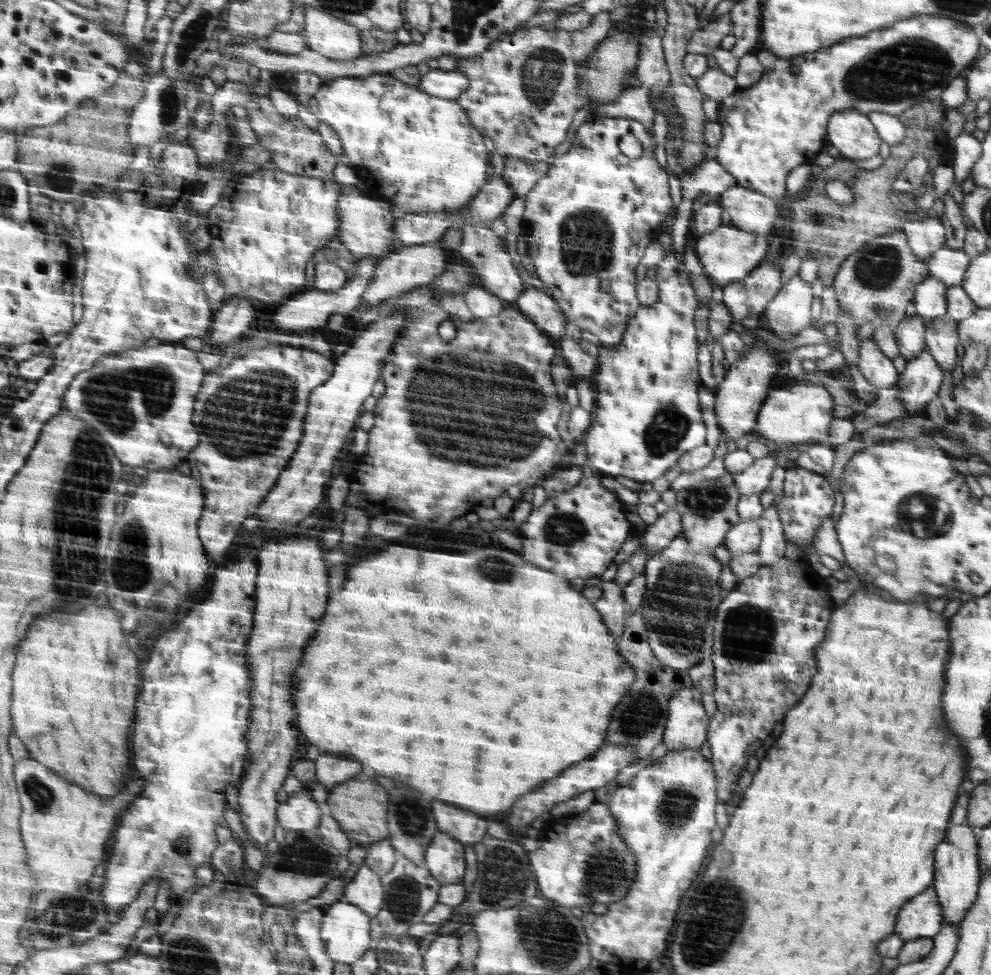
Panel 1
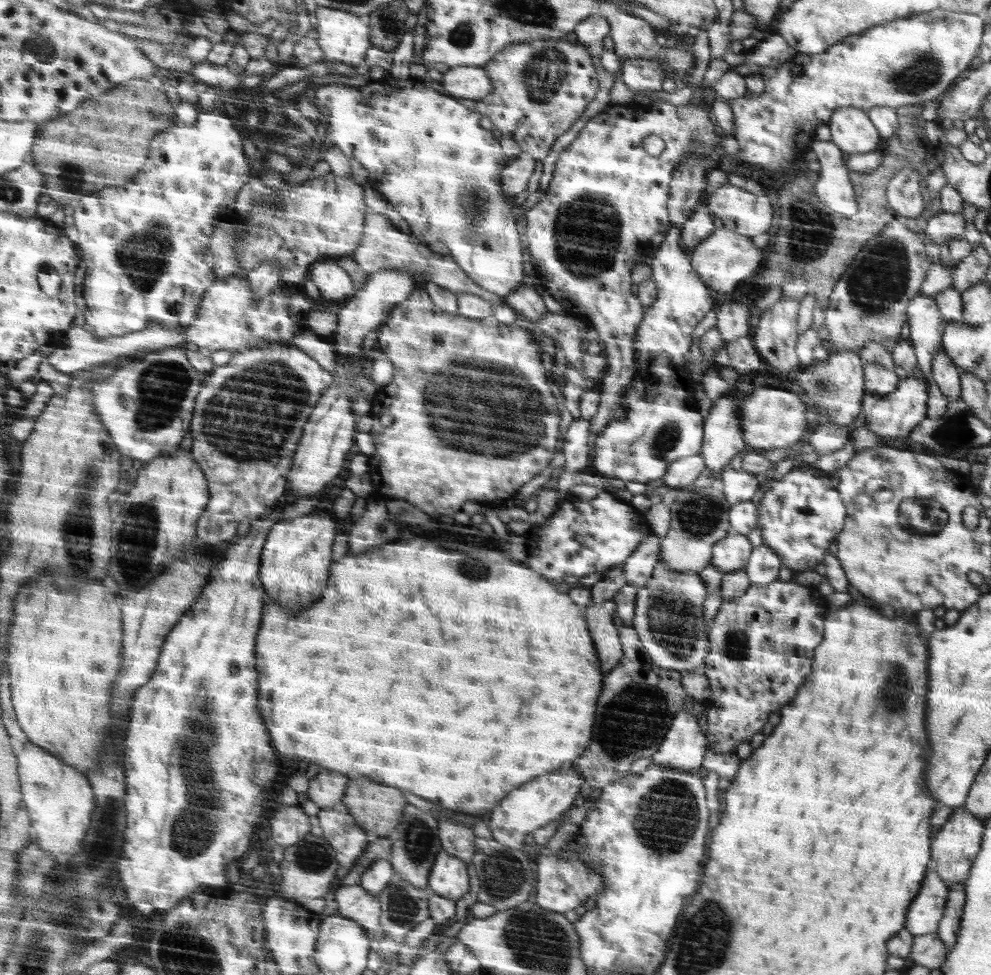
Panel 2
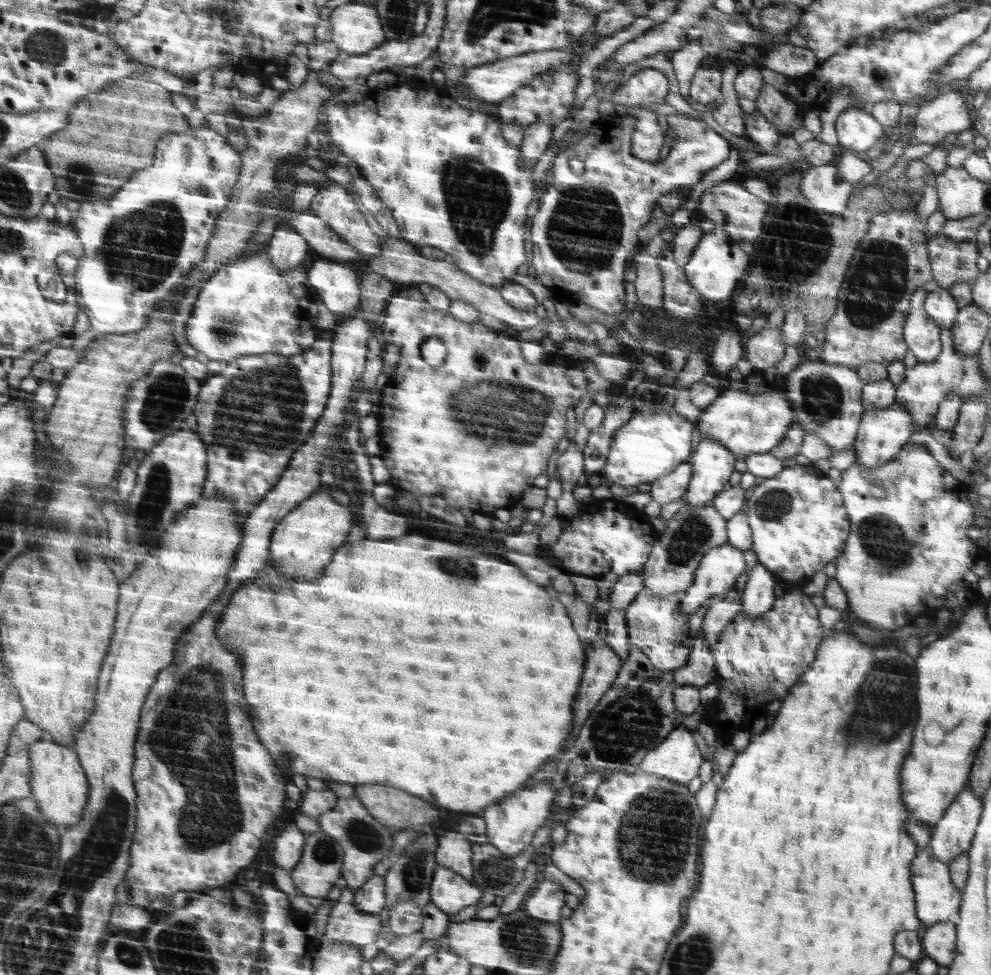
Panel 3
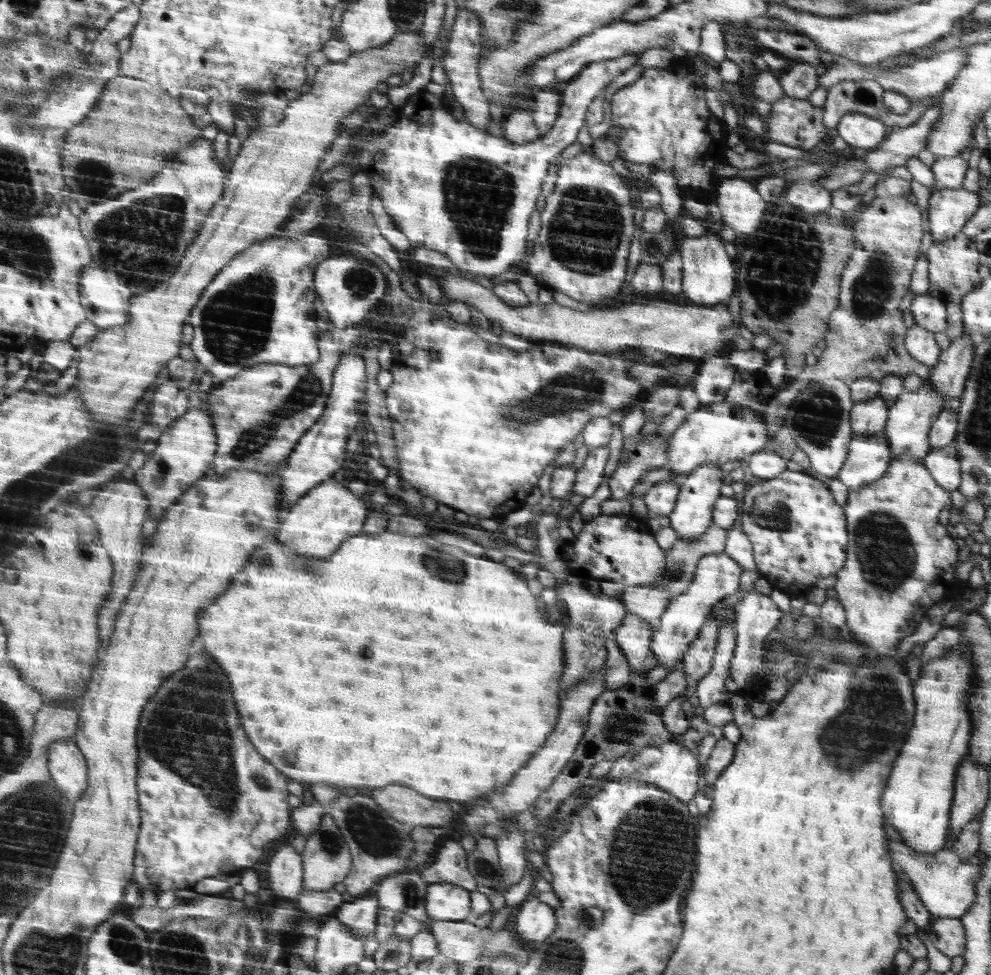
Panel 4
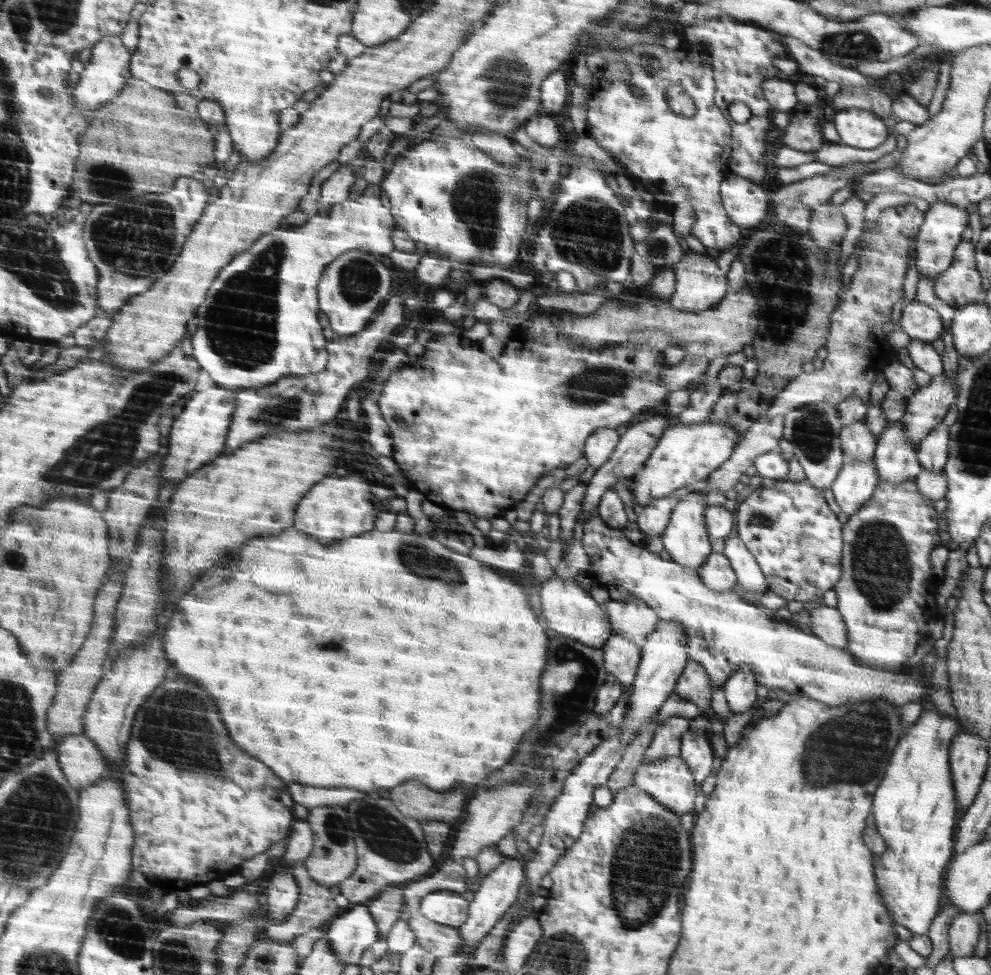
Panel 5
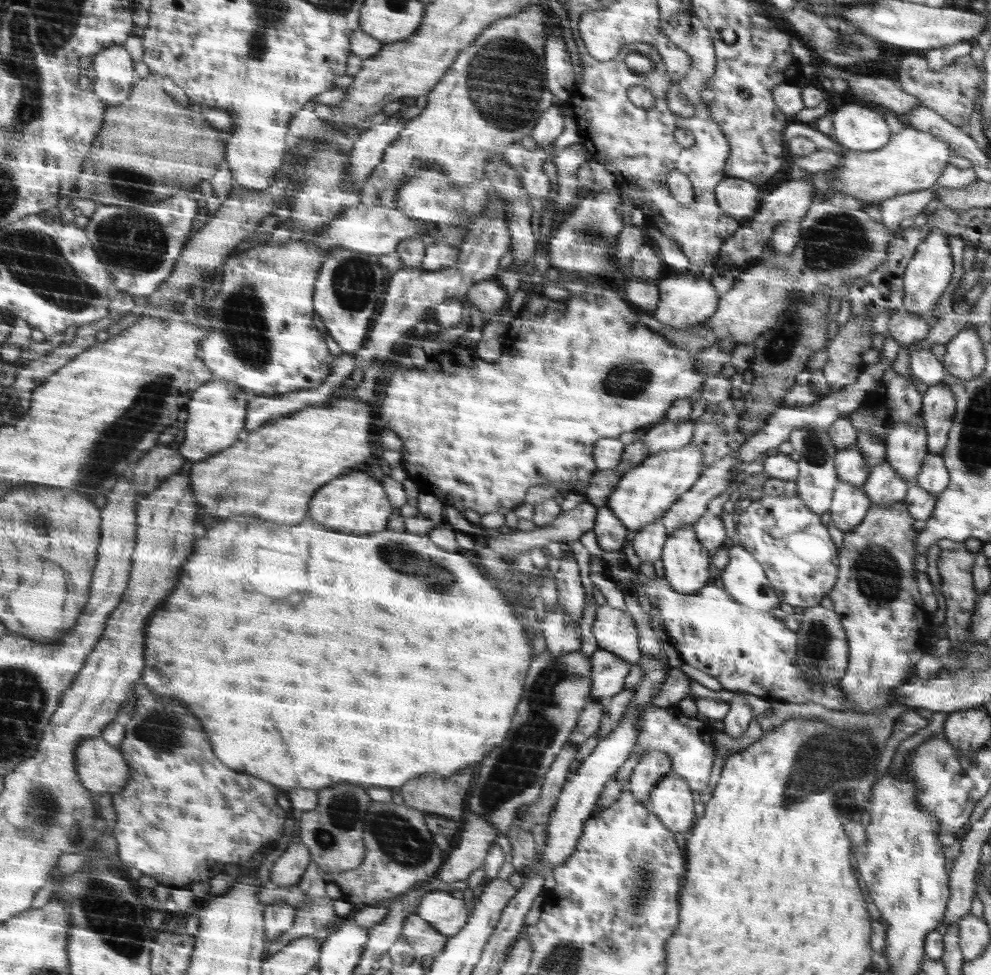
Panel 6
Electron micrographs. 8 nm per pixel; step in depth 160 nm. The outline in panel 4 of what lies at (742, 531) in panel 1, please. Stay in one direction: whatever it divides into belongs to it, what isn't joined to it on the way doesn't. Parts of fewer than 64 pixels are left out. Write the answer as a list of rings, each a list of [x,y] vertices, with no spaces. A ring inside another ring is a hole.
[[[724,551],[706,555],[700,560],[696,576],[689,584],[689,591],[672,600],[660,619],[660,626],[655,630],[650,647],[657,654],[659,666],[669,667],[668,671],[670,668],[675,671],[681,666],[680,661],[683,661],[685,652],[700,635],[714,606],[722,602],[724,597],[739,591],[740,574],[742,574],[741,565]]]

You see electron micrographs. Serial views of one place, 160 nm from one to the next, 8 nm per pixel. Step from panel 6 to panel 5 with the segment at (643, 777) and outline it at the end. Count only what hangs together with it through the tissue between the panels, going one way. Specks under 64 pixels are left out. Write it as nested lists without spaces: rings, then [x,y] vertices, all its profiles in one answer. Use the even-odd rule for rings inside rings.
[[[674,715],[666,719],[655,732],[651,744],[643,754],[643,760],[679,756],[680,740],[682,740],[683,734],[689,731],[690,725],[690,720],[684,717]]]

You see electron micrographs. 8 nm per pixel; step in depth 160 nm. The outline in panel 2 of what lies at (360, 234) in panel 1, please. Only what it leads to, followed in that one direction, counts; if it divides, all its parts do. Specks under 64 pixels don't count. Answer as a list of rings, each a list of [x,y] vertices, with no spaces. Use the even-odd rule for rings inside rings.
[[[371,208],[365,214],[365,228],[360,246],[354,252],[353,259],[367,273],[380,272],[381,270],[399,270],[400,272],[412,272],[420,280],[436,284],[448,289],[454,294],[468,292],[481,296],[493,307],[498,304],[505,304],[505,299],[493,292],[488,292],[474,281],[460,265],[449,255],[438,255],[433,253],[428,245],[417,240],[411,233],[402,232],[402,229],[395,227],[388,216],[376,213]]]

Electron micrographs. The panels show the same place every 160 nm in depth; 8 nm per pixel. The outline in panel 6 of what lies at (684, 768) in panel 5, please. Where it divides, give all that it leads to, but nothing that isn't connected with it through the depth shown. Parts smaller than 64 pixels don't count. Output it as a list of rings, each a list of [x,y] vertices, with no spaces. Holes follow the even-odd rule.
[[[672,770],[656,783],[649,804],[673,834],[686,834],[694,824],[694,802],[688,781]]]

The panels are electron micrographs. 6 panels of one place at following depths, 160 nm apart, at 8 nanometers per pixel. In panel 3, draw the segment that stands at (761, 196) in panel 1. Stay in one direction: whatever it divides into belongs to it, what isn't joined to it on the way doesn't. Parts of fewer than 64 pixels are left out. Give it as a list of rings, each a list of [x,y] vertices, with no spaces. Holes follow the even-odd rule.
[[[741,178],[718,183],[710,189],[706,189],[699,198],[699,210],[706,216],[707,220],[712,220],[716,227],[726,229],[736,240],[754,240],[762,232],[762,220],[766,216],[768,203],[762,202],[761,198],[754,196],[748,190],[744,190]]]

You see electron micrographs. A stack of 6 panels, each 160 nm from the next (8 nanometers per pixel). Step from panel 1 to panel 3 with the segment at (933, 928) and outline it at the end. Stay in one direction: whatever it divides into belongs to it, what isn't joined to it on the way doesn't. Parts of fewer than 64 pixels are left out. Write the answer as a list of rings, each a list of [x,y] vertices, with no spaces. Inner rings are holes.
[[[924,849],[920,850],[918,856],[914,858],[911,872],[913,872],[913,891],[916,896],[917,917],[921,921],[923,930],[934,923],[945,923],[955,919],[961,910],[964,897],[961,890],[952,884],[948,865],[938,860],[938,857],[935,857],[929,849]]]

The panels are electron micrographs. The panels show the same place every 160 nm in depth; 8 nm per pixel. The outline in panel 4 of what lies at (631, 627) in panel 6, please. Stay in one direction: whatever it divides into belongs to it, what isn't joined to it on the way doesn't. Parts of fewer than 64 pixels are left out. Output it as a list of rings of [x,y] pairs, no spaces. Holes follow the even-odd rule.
[[[713,522],[709,530],[697,540],[677,540],[670,551],[665,552],[665,569],[661,580],[657,584],[648,586],[625,587],[622,594],[622,603],[629,614],[638,614],[644,621],[650,622],[654,630],[660,626],[660,619],[665,614],[665,610],[674,598],[689,591],[689,584],[696,576],[697,564],[706,555],[720,553],[725,550],[728,542],[728,530]]]

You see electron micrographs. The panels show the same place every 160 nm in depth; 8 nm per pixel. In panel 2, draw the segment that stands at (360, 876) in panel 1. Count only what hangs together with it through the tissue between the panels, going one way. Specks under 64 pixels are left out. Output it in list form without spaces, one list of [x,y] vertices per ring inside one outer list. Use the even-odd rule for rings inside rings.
[[[360,884],[354,886],[341,885],[335,891],[338,913],[360,924],[370,939],[384,936],[381,927],[381,901],[372,893],[366,892]]]

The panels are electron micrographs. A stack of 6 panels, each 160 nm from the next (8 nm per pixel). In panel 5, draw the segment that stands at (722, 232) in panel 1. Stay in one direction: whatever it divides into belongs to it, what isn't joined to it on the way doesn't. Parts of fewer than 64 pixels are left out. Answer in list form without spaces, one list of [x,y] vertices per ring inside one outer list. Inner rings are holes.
[[[689,250],[672,266],[675,288],[668,301],[674,308],[705,311],[725,298],[726,276],[710,255]]]

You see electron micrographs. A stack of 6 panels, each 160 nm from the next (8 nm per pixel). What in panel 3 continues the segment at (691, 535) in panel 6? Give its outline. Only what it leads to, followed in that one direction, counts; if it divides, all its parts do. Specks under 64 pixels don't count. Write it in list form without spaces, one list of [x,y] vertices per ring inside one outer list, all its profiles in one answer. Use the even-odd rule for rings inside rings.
[[[707,438],[700,439],[697,451],[690,457],[693,473],[682,496],[688,508],[699,508],[717,494],[728,487],[728,480],[734,472],[734,462],[740,459],[734,452],[730,452],[721,441]]]

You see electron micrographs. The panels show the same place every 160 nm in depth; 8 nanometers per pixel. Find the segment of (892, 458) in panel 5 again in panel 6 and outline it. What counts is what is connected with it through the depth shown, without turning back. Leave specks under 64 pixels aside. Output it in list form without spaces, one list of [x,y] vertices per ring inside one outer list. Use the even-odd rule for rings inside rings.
[[[883,460],[882,464],[874,466],[869,472],[869,478],[863,484],[865,492],[868,492],[868,497],[872,501],[872,506],[875,504],[896,504],[905,500],[908,494],[910,481],[888,464],[887,460]]]

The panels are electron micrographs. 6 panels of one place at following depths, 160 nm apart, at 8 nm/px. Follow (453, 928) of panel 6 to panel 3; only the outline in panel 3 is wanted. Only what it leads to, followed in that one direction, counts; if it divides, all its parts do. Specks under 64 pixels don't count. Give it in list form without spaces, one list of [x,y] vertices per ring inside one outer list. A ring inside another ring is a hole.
[[[440,866],[434,872],[429,893],[430,901],[452,921],[463,908],[479,902],[482,890],[454,869]]]

